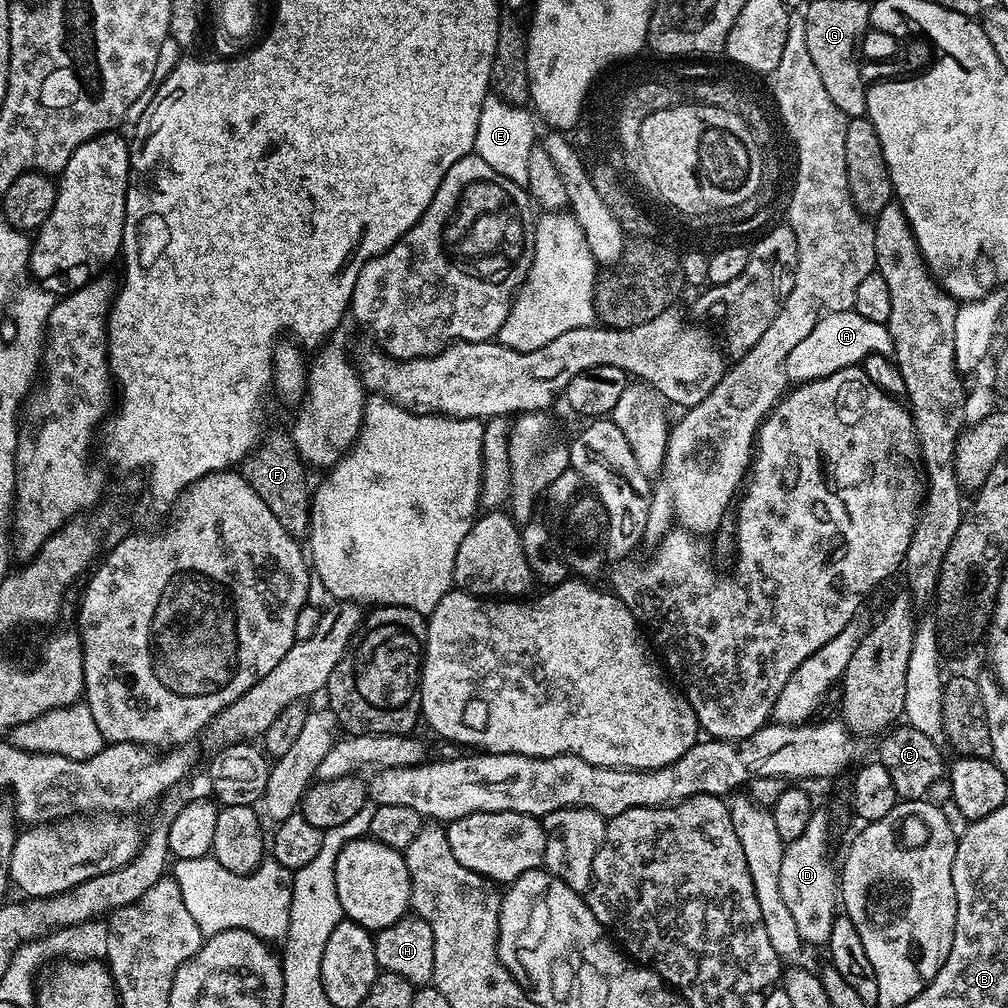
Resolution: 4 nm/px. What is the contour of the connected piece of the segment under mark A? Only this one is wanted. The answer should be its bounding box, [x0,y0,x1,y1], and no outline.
[786,311,893,384]

